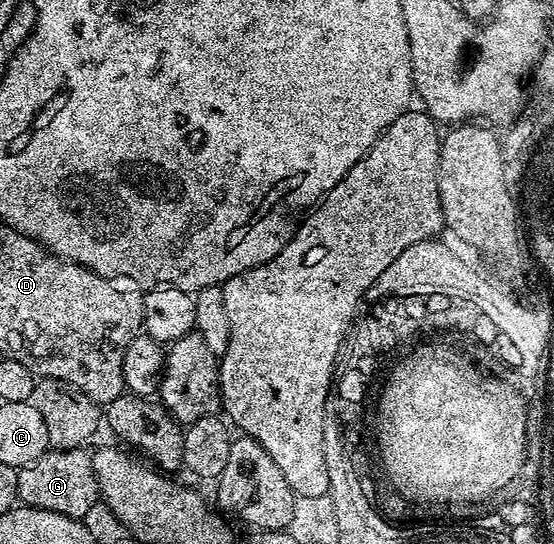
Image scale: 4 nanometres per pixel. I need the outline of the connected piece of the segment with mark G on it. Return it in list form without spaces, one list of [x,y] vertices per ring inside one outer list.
[[[81,447],[67,451],[51,449],[36,457],[36,461],[28,461],[28,465],[18,468],[18,498],[25,506],[82,521],[88,509],[100,499],[91,452]]]

